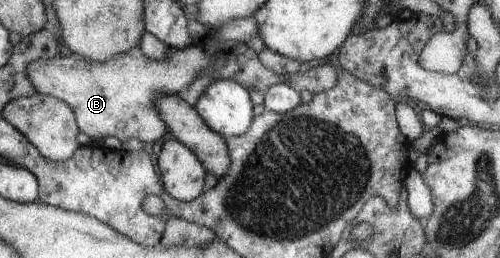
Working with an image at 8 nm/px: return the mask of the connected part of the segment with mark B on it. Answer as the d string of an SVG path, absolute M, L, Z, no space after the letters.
M211 41L215 43L209 49L191 44L185 49L170 49L170 55L163 60L148 58L146 55L136 58L125 55L121 59L107 62L90 62L77 57L73 53L47 60L33 60L28 65L28 76L37 93L59 98L67 102L74 110L81 132L91 139L101 139L113 136L122 142L130 137L136 137L142 142L155 143L169 131L157 109L157 103L163 96L173 96L186 88L204 67L214 67L214 81L217 78L235 79L242 86L255 87L267 91L275 84L288 84L300 92L304 89L318 94L334 88L338 83L338 72L331 65L319 65L315 69L294 74L277 74L268 70L259 60L259 54L249 48L245 42Z

